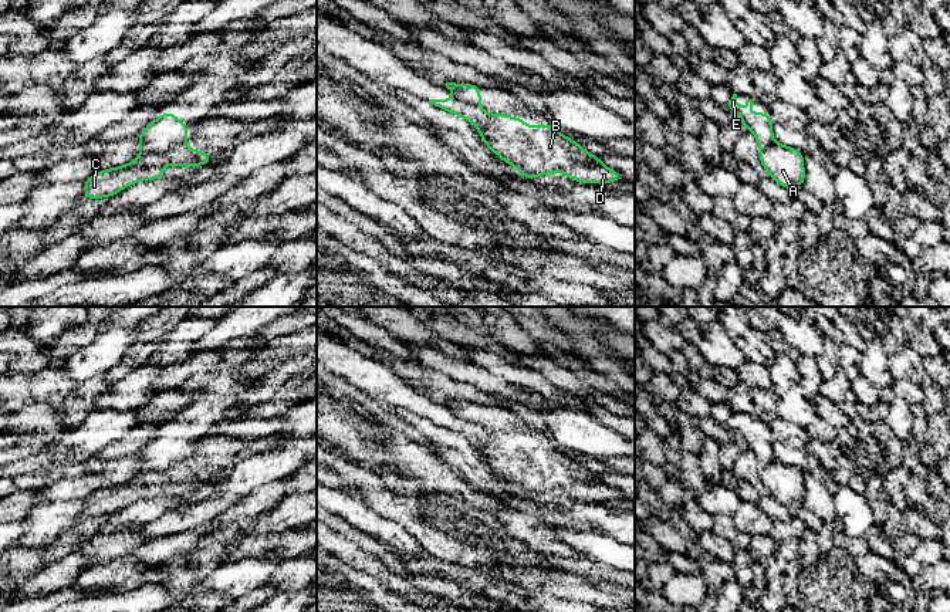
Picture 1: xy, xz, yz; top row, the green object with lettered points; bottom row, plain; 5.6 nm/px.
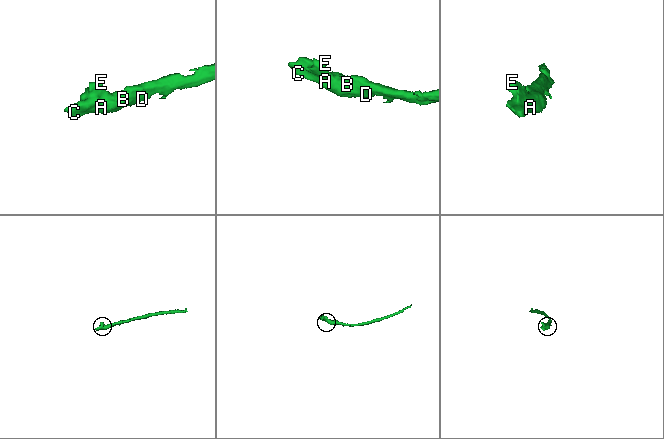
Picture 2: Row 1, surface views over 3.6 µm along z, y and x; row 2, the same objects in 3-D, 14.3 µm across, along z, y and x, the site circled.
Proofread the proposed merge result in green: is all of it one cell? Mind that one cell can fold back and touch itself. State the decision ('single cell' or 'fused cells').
fused cells

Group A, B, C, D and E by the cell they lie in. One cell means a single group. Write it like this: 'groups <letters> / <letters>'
groups A B C D / E

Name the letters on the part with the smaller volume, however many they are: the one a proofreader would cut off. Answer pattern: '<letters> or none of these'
E

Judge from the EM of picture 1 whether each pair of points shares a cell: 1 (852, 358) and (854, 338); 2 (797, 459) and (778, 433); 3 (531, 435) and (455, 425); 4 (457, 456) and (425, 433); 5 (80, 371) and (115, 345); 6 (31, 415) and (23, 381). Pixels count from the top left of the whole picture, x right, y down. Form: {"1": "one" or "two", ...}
{"1": "two", "2": "one", "3": "two", "4": "one", "5": "one", "6": "two"}

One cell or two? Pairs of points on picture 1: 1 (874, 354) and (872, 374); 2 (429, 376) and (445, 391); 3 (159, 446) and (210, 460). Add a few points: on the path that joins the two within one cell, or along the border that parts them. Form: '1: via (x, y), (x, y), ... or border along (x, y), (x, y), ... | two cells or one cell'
1: via (874, 358), (872, 369) | one cell
2: via (433, 381), (440, 386) | one cell
3: border along (210, 435), (190, 455), (179, 460) | two cells

